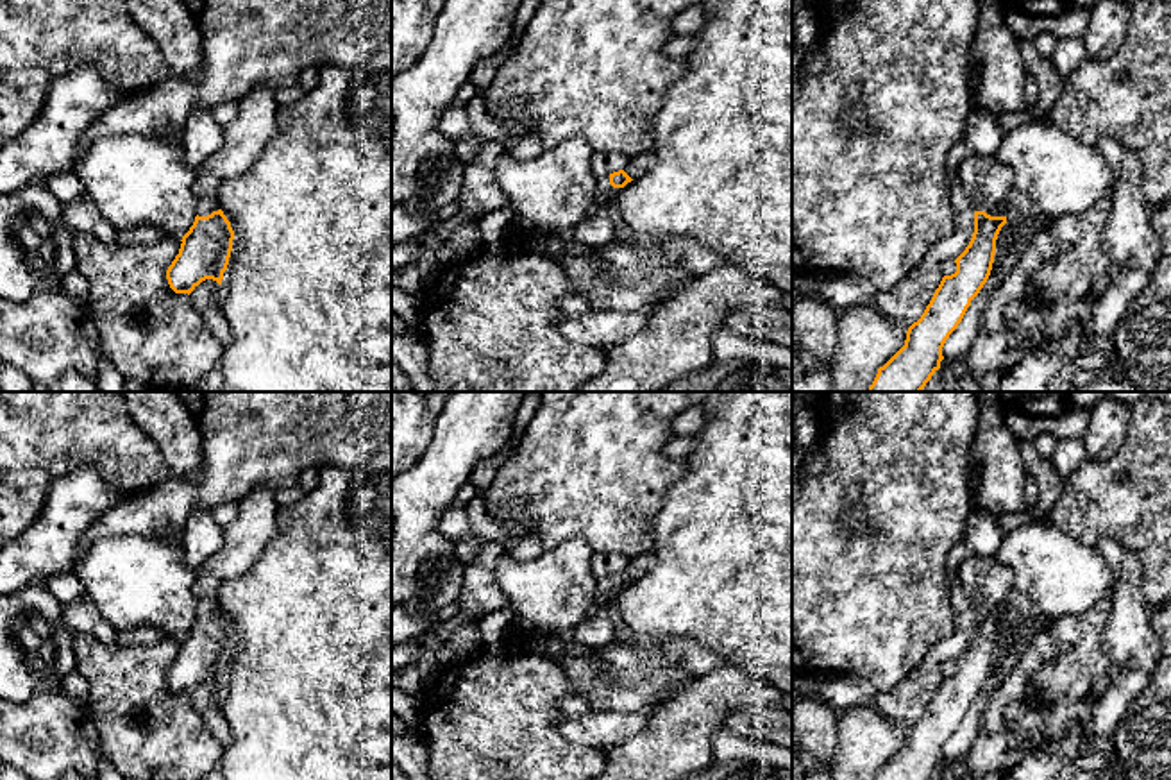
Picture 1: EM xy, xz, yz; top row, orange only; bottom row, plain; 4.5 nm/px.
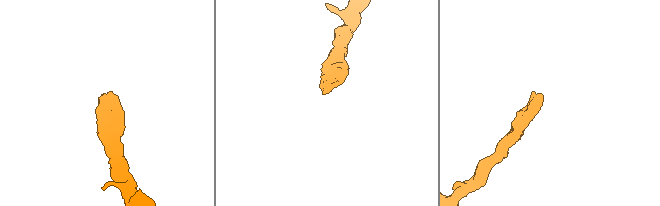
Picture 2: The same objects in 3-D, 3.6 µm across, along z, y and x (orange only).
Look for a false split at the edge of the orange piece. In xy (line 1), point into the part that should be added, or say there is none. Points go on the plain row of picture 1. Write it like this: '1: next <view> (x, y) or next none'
1: next xy (247, 537)

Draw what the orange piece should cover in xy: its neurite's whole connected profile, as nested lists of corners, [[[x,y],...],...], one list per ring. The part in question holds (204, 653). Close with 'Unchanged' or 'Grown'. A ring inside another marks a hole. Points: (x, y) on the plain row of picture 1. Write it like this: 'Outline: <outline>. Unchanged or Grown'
Outline: [[[256,487],[238,503],[238,517],[223,528],[225,540],[197,569],[191,592],[197,601],[197,617],[182,637],[179,655],[166,671],[175,694],[191,694],[202,682],[222,685],[227,671],[234,632],[220,610],[218,592],[223,581],[249,574],[268,544],[277,538],[275,490]]]. Grown

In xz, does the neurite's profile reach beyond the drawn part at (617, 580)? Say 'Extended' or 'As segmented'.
Extended

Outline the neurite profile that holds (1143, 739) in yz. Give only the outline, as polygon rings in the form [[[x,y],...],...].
[[[1160,657],[1112,741],[1126,780],[1171,780],[1171,657]]]

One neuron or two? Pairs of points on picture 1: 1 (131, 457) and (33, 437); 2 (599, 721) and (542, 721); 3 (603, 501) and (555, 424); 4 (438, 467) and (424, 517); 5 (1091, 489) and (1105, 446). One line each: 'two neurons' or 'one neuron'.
1: one neuron
2: two neurons
3: one neuron
4: one neuron
5: two neurons

